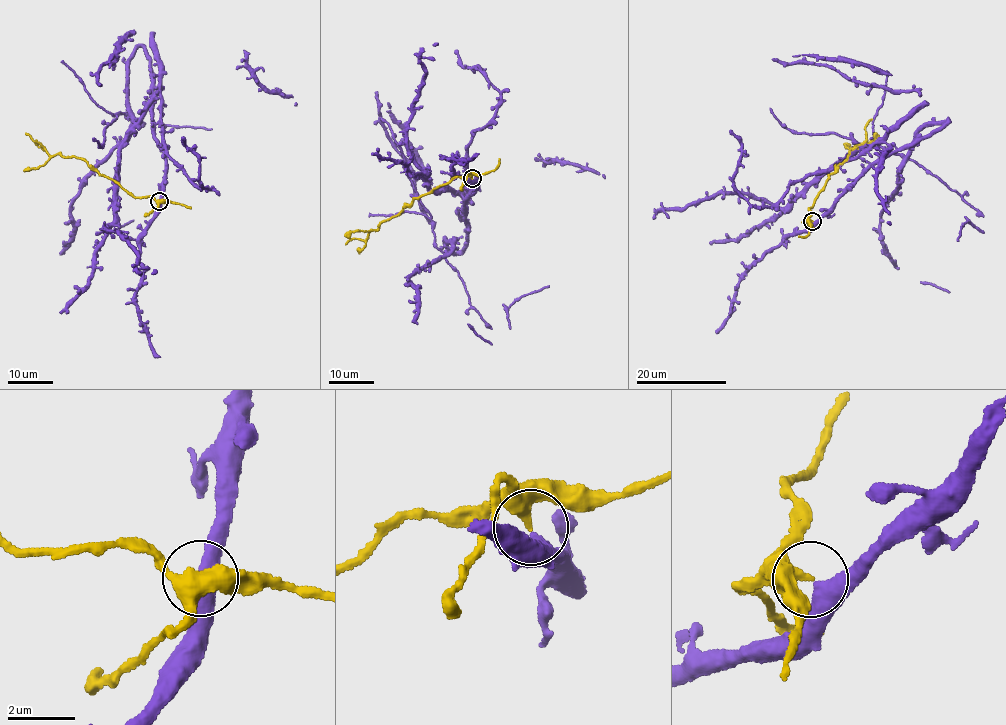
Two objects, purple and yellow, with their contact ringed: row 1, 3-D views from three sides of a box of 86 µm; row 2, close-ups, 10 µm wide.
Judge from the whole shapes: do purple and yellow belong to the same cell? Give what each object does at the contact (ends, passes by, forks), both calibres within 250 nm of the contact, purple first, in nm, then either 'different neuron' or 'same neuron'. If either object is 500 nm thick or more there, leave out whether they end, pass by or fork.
purple passes by; yellow ends there; 440 nm thick on the purple side, 420 nm on the other; different neuron

